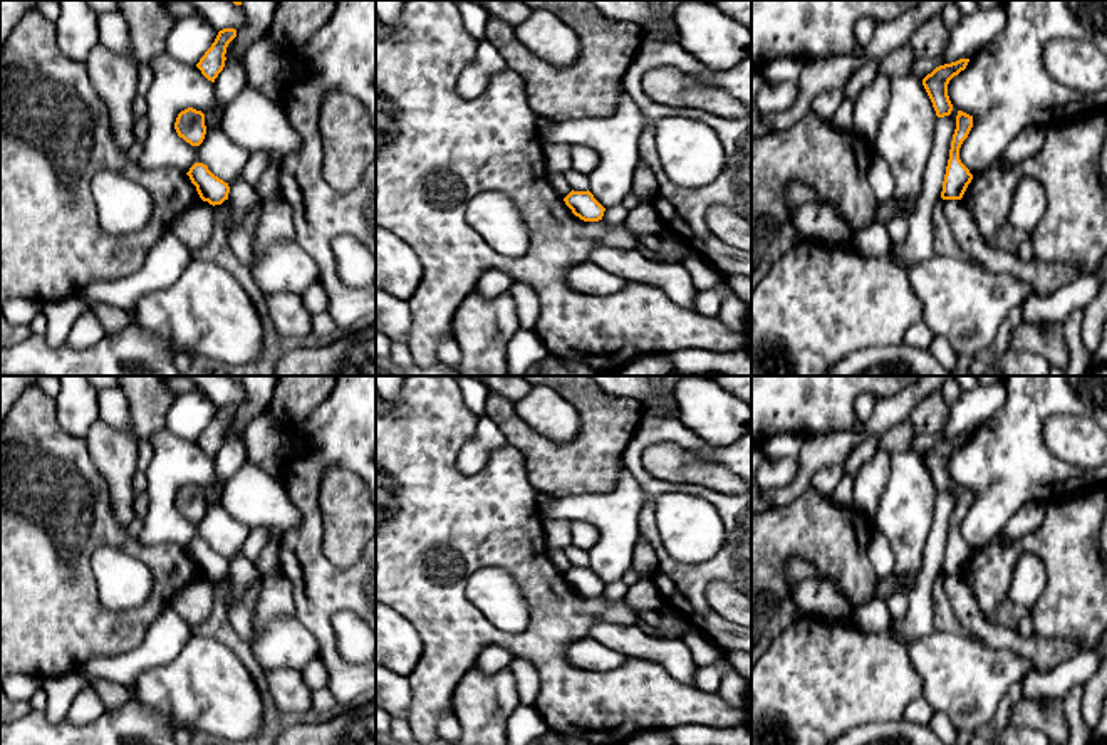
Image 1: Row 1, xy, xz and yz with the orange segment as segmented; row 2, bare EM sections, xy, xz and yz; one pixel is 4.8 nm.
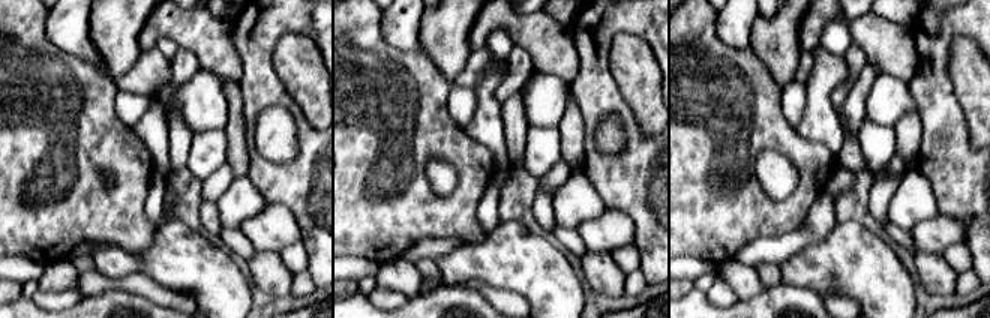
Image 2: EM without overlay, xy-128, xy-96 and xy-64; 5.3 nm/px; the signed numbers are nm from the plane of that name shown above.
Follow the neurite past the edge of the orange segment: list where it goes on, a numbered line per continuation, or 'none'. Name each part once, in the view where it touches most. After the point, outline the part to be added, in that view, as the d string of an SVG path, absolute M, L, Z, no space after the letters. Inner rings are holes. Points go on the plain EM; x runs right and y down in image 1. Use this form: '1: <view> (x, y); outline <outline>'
none

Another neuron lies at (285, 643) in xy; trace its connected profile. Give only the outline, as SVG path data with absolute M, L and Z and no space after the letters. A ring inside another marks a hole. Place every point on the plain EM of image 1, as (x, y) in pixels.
M278 617L263 631L253 629L253 654L265 671L292 668L302 671L319 658L315 636L295 617Z

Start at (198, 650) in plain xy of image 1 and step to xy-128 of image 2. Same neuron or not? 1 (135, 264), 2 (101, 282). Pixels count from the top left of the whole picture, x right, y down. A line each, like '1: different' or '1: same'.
1: same
2: different

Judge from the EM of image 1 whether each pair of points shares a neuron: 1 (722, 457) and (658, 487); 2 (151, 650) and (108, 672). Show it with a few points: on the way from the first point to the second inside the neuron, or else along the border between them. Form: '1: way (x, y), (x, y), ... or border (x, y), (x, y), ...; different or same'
1: way (690, 442), (681, 435), (651, 435), (636, 458); same
2: way (141, 658), (126, 668), (118, 668); same

